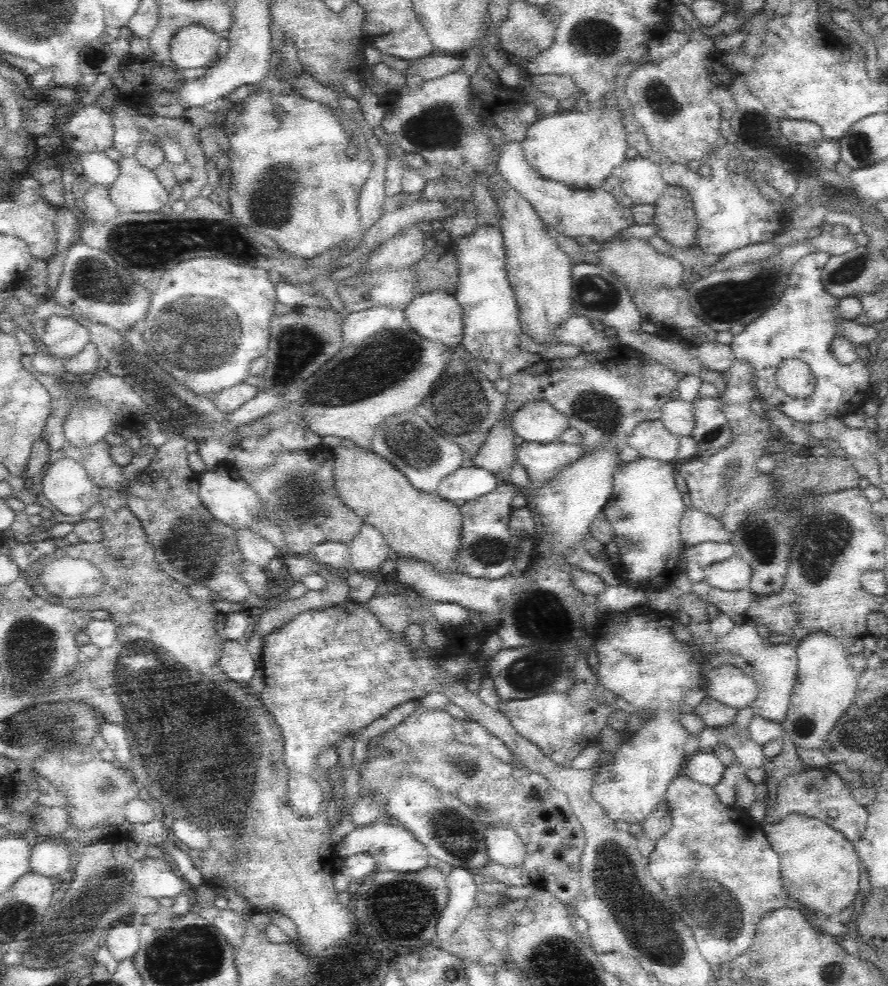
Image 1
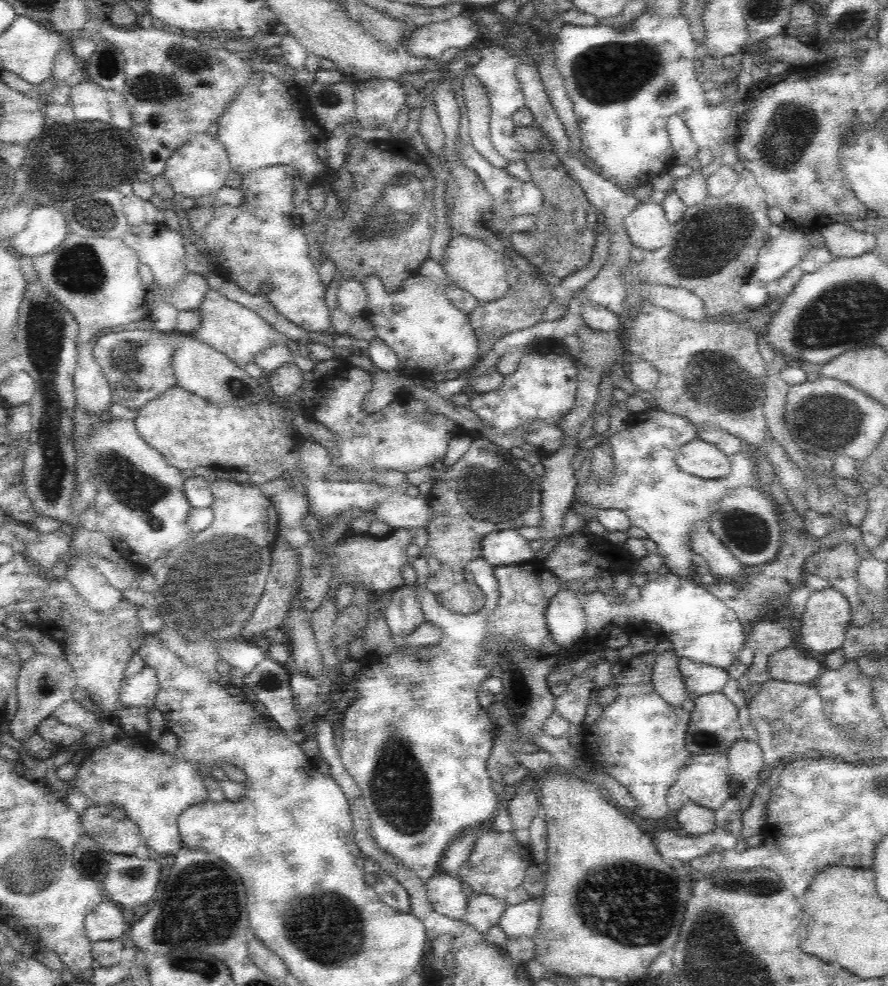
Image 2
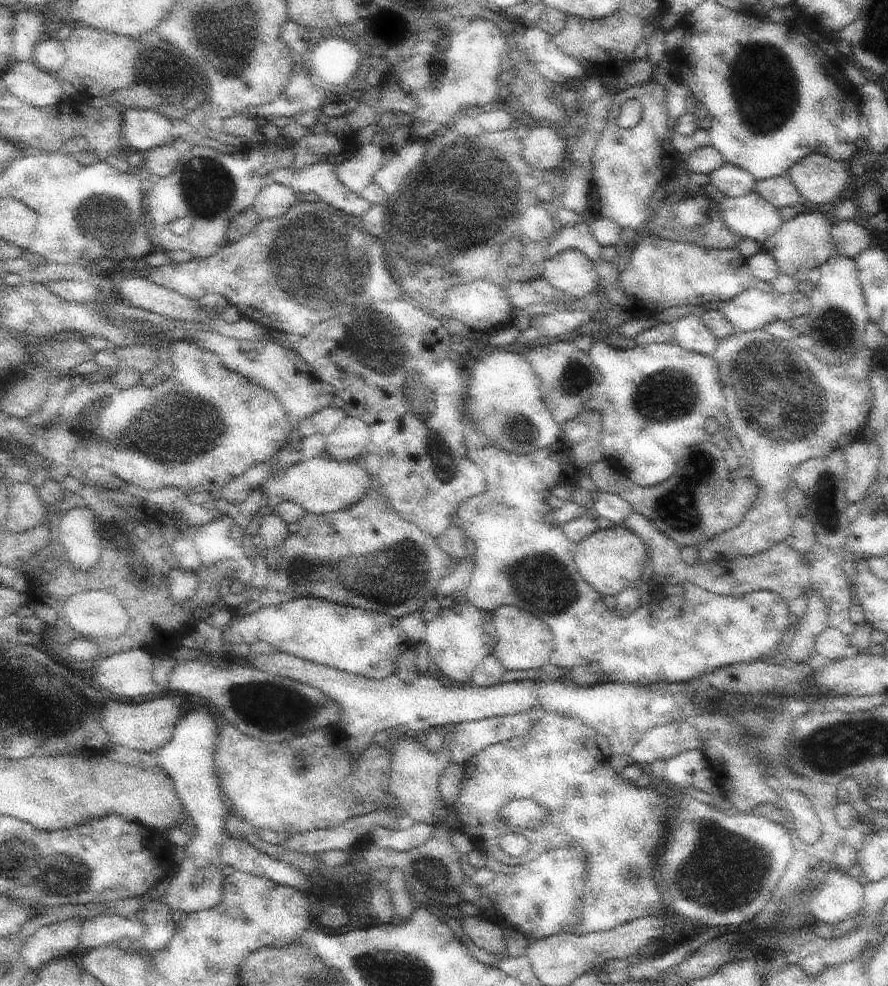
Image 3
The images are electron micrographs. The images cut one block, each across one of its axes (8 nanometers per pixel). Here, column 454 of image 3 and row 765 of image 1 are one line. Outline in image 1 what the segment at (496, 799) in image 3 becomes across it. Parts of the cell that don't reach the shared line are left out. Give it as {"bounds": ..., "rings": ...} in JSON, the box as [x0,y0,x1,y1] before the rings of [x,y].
{"bounds":[764,762,870,844],"rings":[[[804,762],[798,772],[794,772],[792,776],[788,776],[786,780],[780,782],[778,800],[772,806],[772,810],[766,812],[764,820],[770,824],[776,824],[792,812],[802,814],[802,816],[812,816],[812,818],[826,822],[828,826],[842,832],[846,836],[846,840],[852,840],[854,844],[858,844],[862,840],[866,824],[868,824],[868,816],[870,816],[866,806],[862,806],[854,800],[852,784],[850,784],[848,776],[838,774],[830,768],[822,768],[818,764],[810,764],[810,762]]]}

